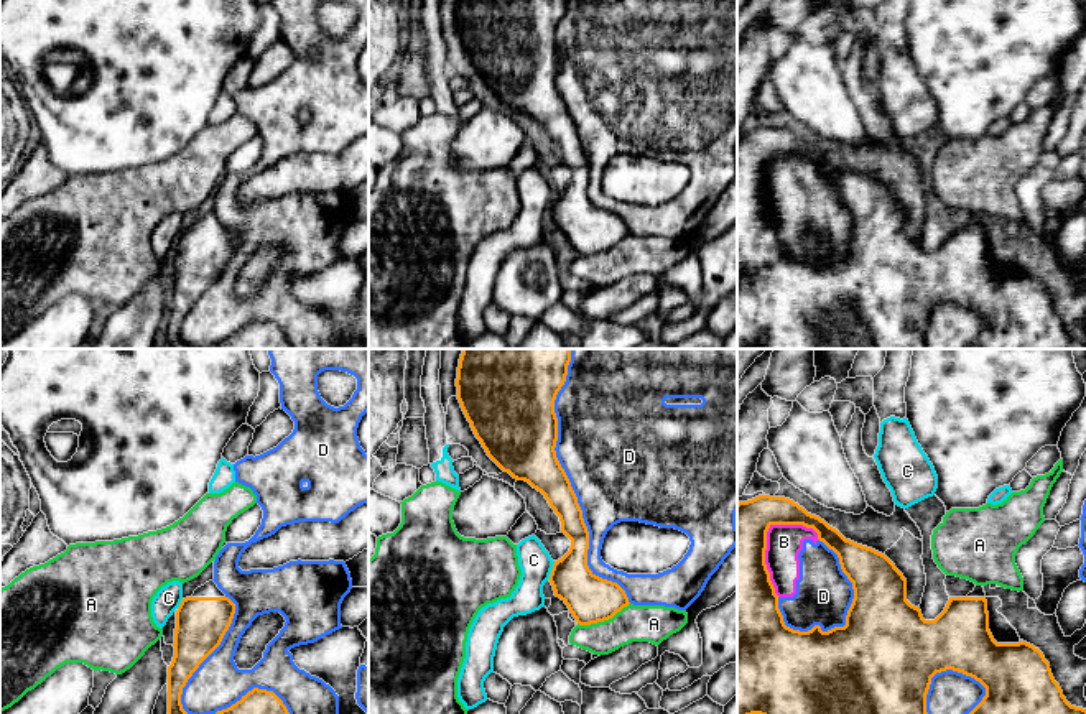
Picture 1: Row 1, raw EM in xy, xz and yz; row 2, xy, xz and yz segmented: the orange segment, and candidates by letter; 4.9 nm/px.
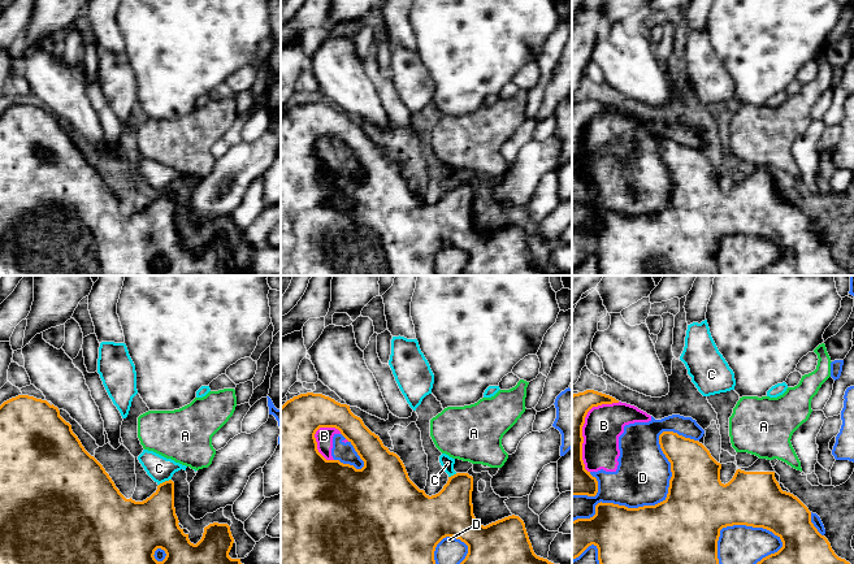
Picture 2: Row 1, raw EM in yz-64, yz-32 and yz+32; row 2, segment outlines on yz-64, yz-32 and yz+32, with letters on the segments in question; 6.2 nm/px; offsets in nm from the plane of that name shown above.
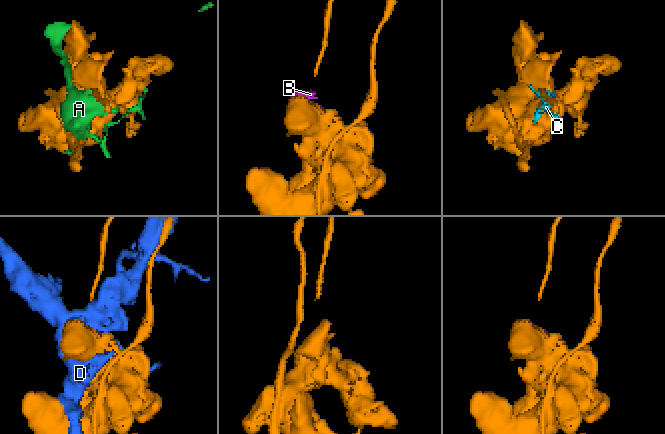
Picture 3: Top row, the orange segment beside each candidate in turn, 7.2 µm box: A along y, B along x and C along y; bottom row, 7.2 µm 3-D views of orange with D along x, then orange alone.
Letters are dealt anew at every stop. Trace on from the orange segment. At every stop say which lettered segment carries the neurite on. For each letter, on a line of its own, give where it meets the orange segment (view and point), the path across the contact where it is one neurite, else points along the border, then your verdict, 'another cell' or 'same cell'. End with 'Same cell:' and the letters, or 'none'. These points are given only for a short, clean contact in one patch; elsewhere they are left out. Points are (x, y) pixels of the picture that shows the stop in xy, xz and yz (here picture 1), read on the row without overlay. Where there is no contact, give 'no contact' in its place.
A: meets orange in xz at (603, 252); another cell
B: meets orange in yz at (765, 173); another cell
C: meets orange in xz at (552, 201); runs through xz (591, 231), (566, 206), (552, 201), (542, 199), (533, 191); same cell
D: meets orange in xz at (573, 124); another cell
Same cell: C

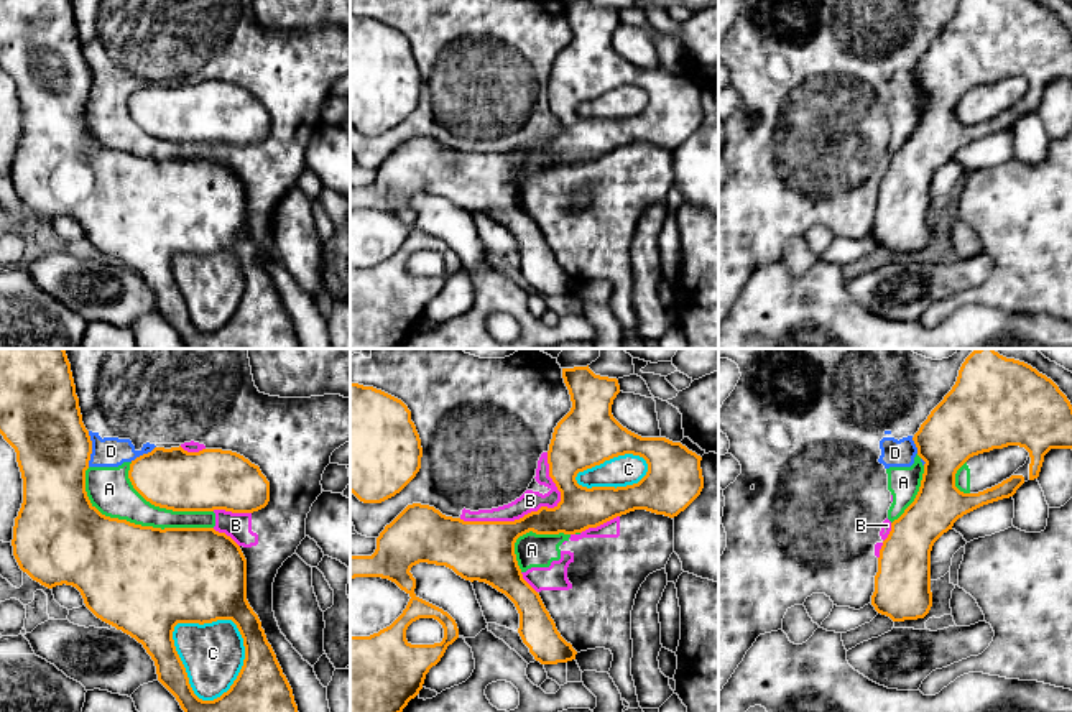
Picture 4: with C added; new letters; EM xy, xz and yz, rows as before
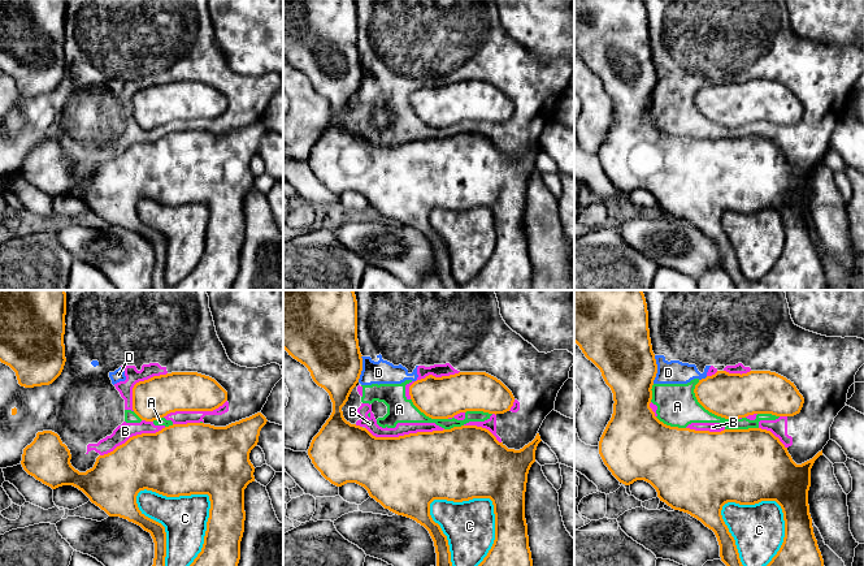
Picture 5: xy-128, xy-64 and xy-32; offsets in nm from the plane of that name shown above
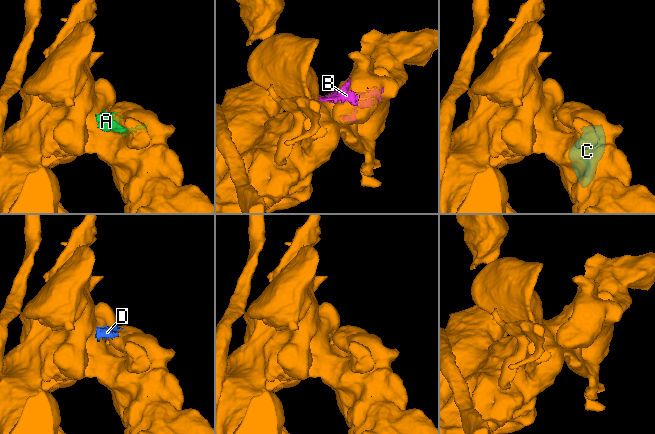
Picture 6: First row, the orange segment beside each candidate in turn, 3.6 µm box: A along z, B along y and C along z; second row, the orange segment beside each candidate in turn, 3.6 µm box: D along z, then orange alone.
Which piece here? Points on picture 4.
A: meets orange in xy at (137, 157); another cell
B: meets orange in xz at (533, 143); another cell
C: meets orange in xy at (242, 298); another cell
D: meets orange in xy at (91, 81); another cell
Same cell: none

